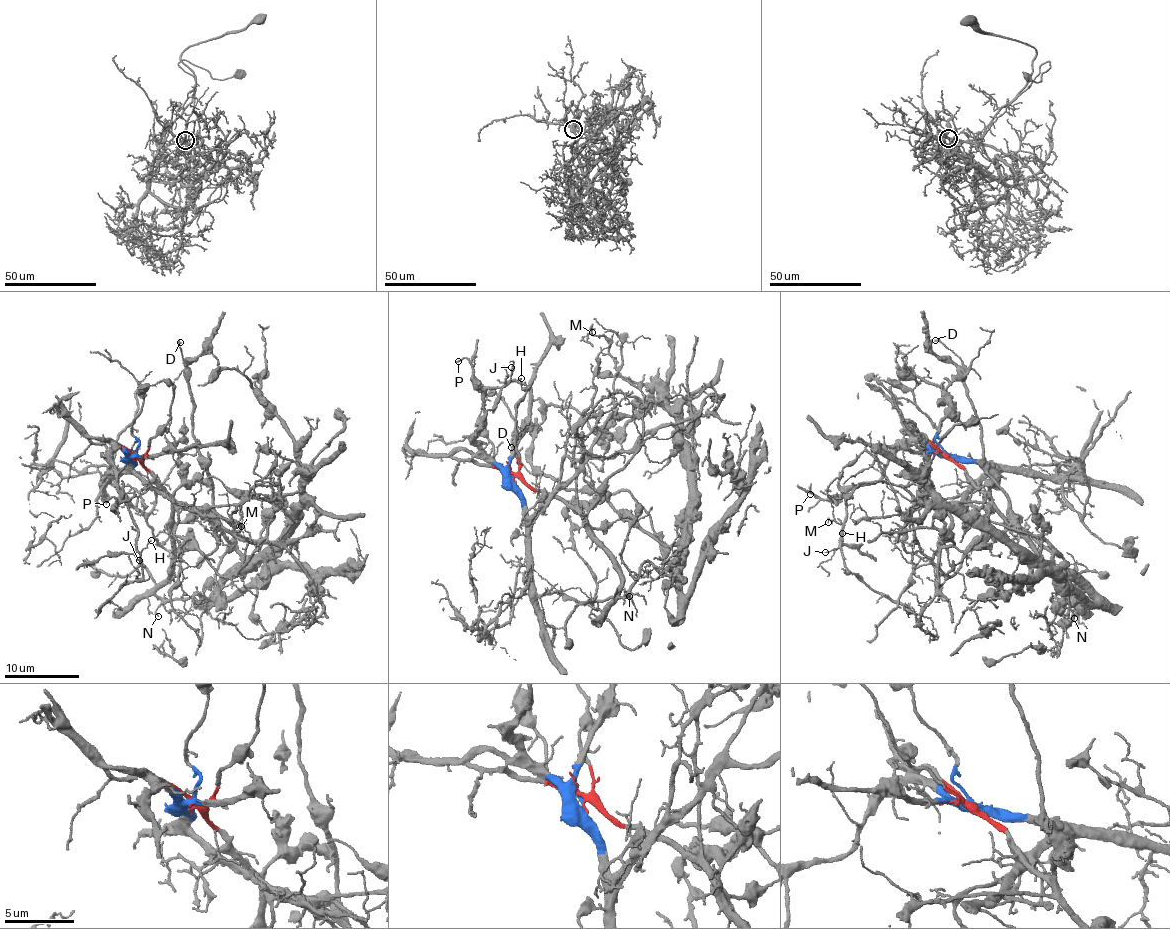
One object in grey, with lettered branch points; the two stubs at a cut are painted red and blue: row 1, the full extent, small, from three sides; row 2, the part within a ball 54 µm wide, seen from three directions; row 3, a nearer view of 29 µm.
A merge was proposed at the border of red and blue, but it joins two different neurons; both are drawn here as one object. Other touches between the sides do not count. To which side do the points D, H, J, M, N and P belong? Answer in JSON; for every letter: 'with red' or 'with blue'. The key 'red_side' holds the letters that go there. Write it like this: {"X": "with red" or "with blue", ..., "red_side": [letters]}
{"D": "with red", "H": "with blue", "J": "with blue", "M": "with red", "N": "with red", "P": "with blue", "red_side": ["D", "M", "N"]}

